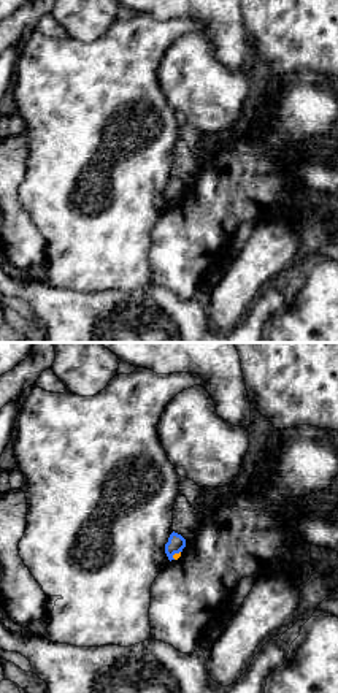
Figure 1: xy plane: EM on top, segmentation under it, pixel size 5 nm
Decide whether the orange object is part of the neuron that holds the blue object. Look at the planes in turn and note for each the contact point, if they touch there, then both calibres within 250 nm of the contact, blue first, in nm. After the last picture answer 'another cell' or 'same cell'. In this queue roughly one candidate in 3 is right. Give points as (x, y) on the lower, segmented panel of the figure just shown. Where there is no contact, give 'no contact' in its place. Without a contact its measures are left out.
(175, 552) | 90/30 nm

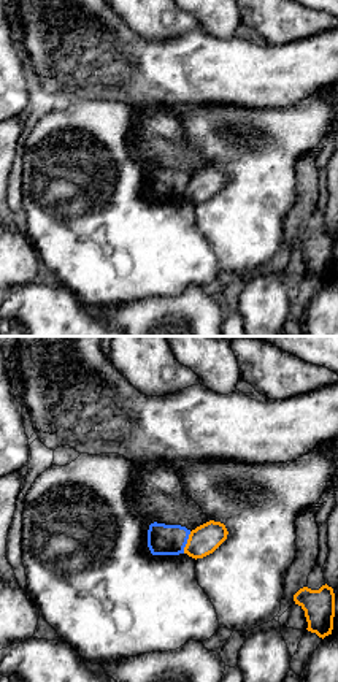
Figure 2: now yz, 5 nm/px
(186, 543) | 160/150 nm

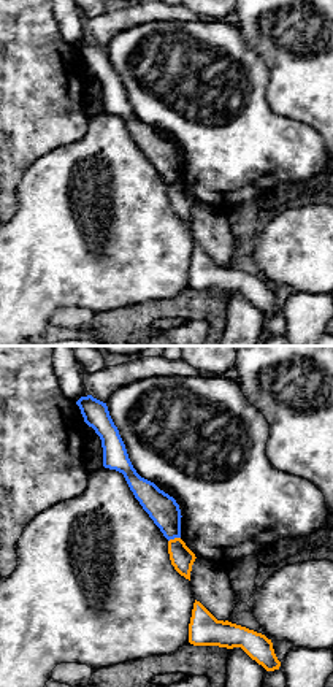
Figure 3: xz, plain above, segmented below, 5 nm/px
(173, 538) | 150/120 nm

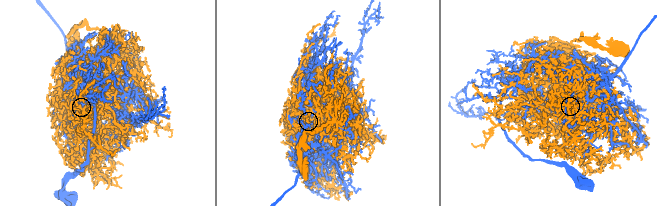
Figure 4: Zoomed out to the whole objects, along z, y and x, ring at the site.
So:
another cell

